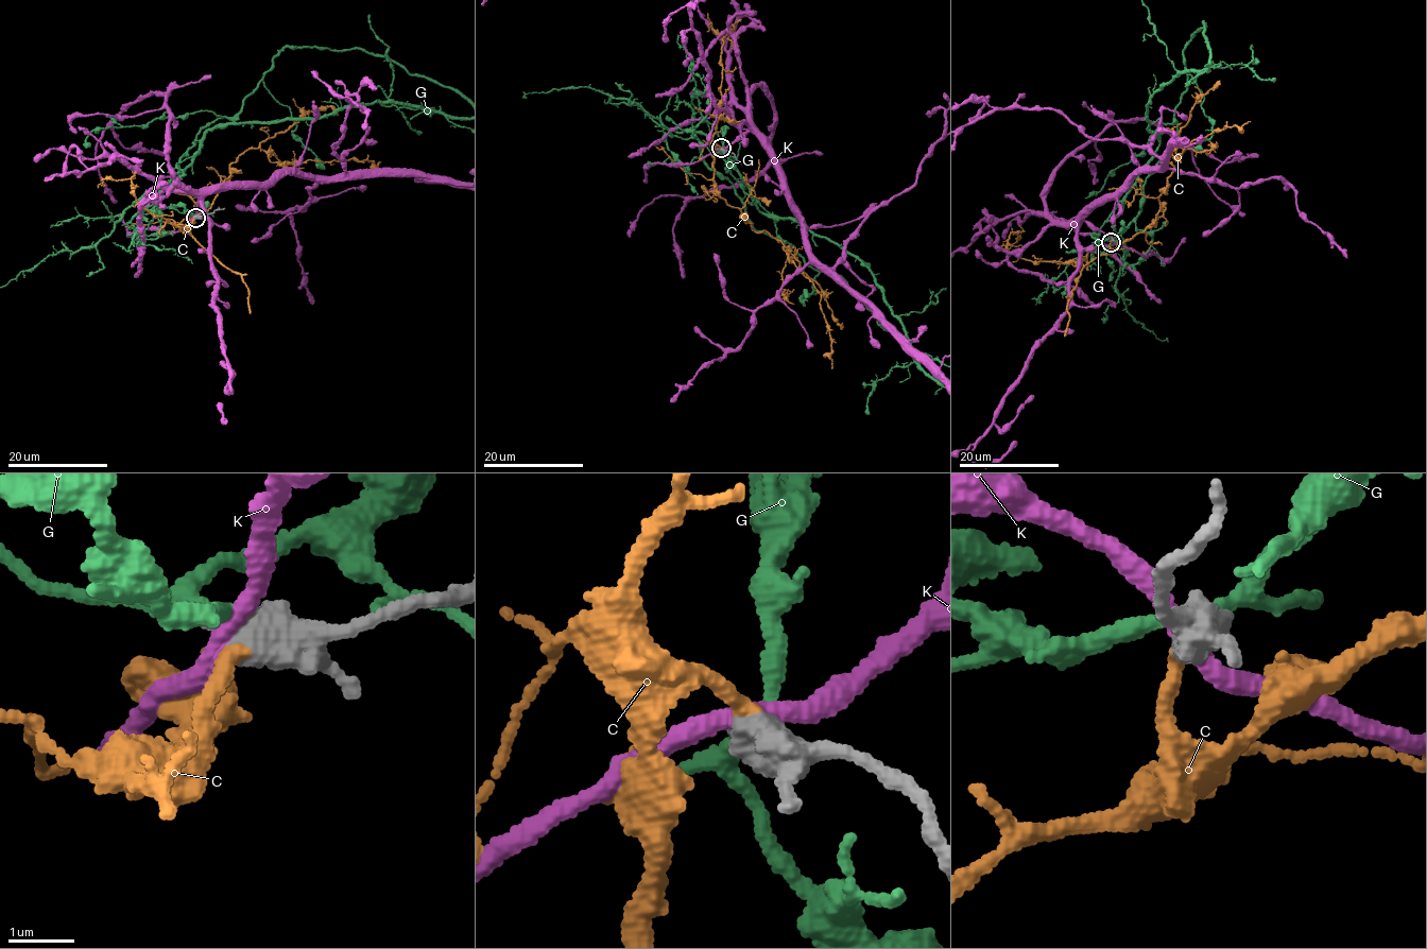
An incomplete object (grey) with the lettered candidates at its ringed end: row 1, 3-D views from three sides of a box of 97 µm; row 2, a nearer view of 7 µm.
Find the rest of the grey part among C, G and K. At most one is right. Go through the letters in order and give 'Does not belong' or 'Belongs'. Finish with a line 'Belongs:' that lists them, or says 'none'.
C: Belongs
G: Does not belong
K: Does not belong
Belongs: C

